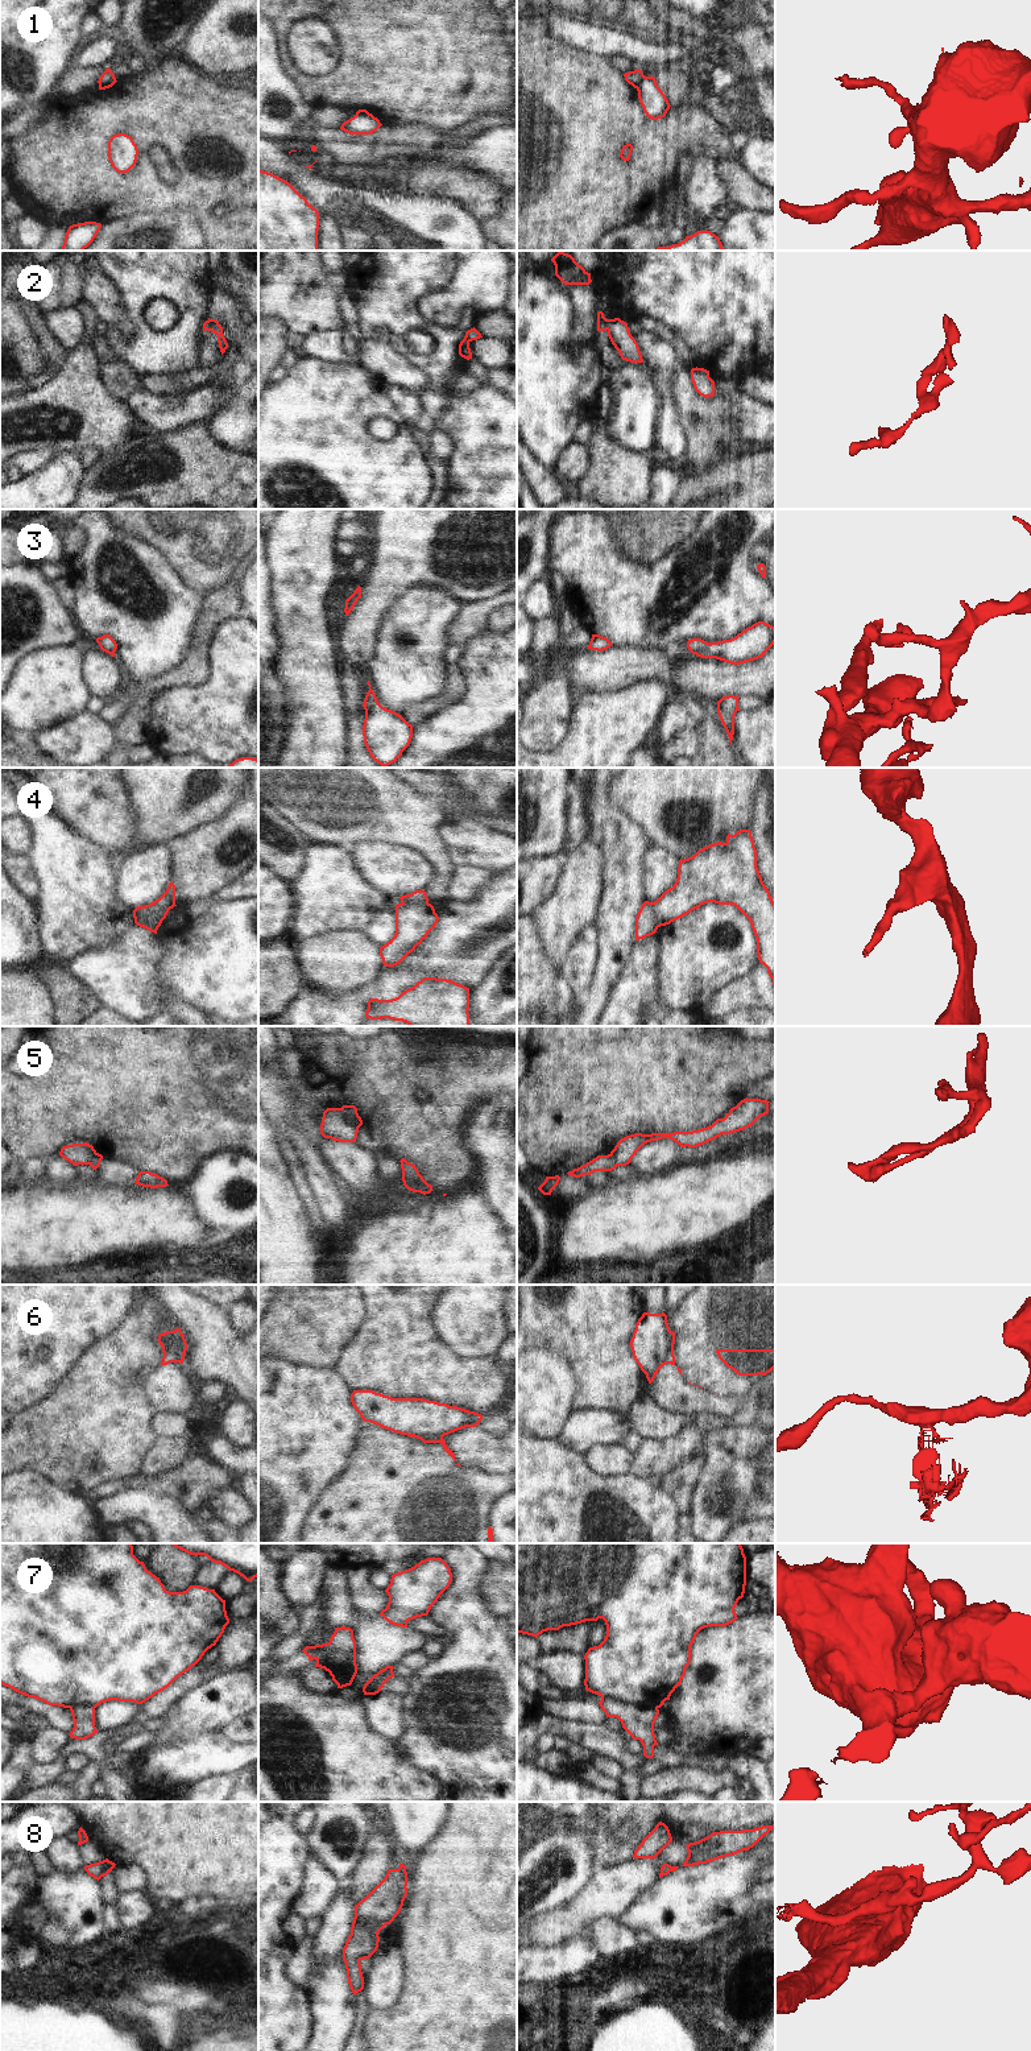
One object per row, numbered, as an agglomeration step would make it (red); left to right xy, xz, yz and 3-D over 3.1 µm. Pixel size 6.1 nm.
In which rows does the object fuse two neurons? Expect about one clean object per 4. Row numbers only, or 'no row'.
1, 2, 4, 5, 6, 7

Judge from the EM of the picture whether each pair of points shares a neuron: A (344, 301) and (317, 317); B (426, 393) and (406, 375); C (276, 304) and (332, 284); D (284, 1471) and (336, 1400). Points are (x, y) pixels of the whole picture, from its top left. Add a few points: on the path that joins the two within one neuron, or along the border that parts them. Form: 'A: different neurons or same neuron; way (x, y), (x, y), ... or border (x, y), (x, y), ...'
A: different neurons; border (343, 290), (338, 297), (338, 317), (344, 330)
B: different neurons; border (427, 385), (423, 385), (414, 393)
C: same neuron; way (290, 296), (314, 296), (318, 293)
D: same neuron; way (284, 1454), (319, 1417)

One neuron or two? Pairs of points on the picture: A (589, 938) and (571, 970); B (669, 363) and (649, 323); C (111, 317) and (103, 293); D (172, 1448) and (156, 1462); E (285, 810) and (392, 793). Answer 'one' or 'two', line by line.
A: one
B: two
C: one
D: one
E: one

